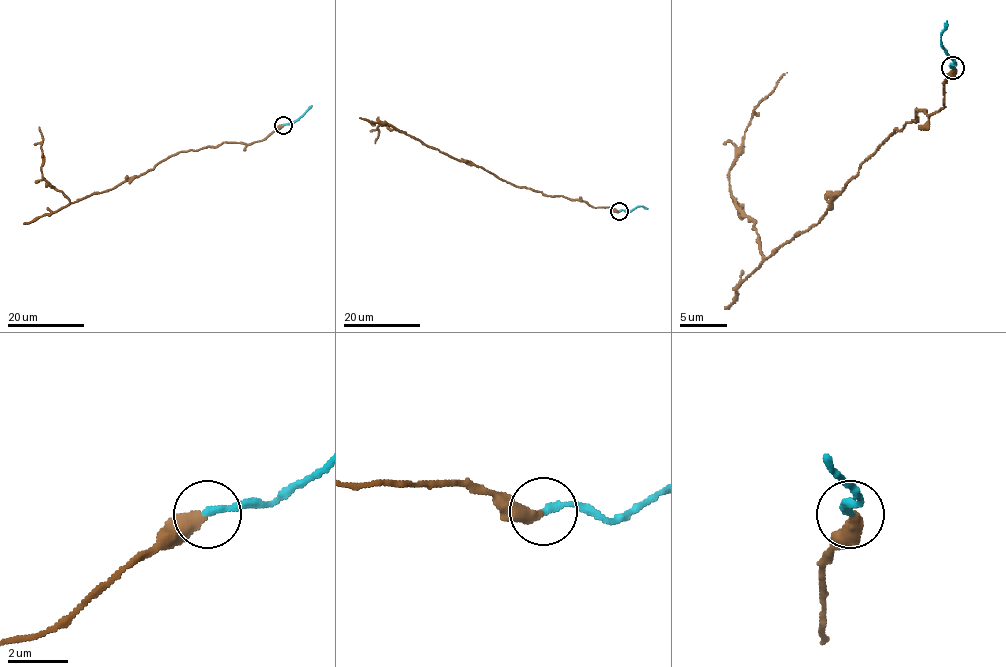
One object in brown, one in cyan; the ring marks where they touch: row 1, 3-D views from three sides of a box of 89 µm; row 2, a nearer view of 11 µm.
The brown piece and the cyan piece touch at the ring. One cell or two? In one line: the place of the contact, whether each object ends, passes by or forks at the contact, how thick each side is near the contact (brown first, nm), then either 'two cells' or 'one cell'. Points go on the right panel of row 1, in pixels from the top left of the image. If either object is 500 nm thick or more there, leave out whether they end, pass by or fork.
at (952, 68); brown ends there; cyan ends there; 440 nm thick on the brown side, 240 nm on the other; two cells

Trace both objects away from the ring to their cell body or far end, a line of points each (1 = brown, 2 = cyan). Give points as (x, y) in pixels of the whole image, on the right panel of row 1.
1: (952, 68), (945, 106), (914, 110), (815, 223), (766, 259), (728, 183), (752, 110), (787, 73)
2: (952, 68), (954, 63), (940, 40), (947, 21)

